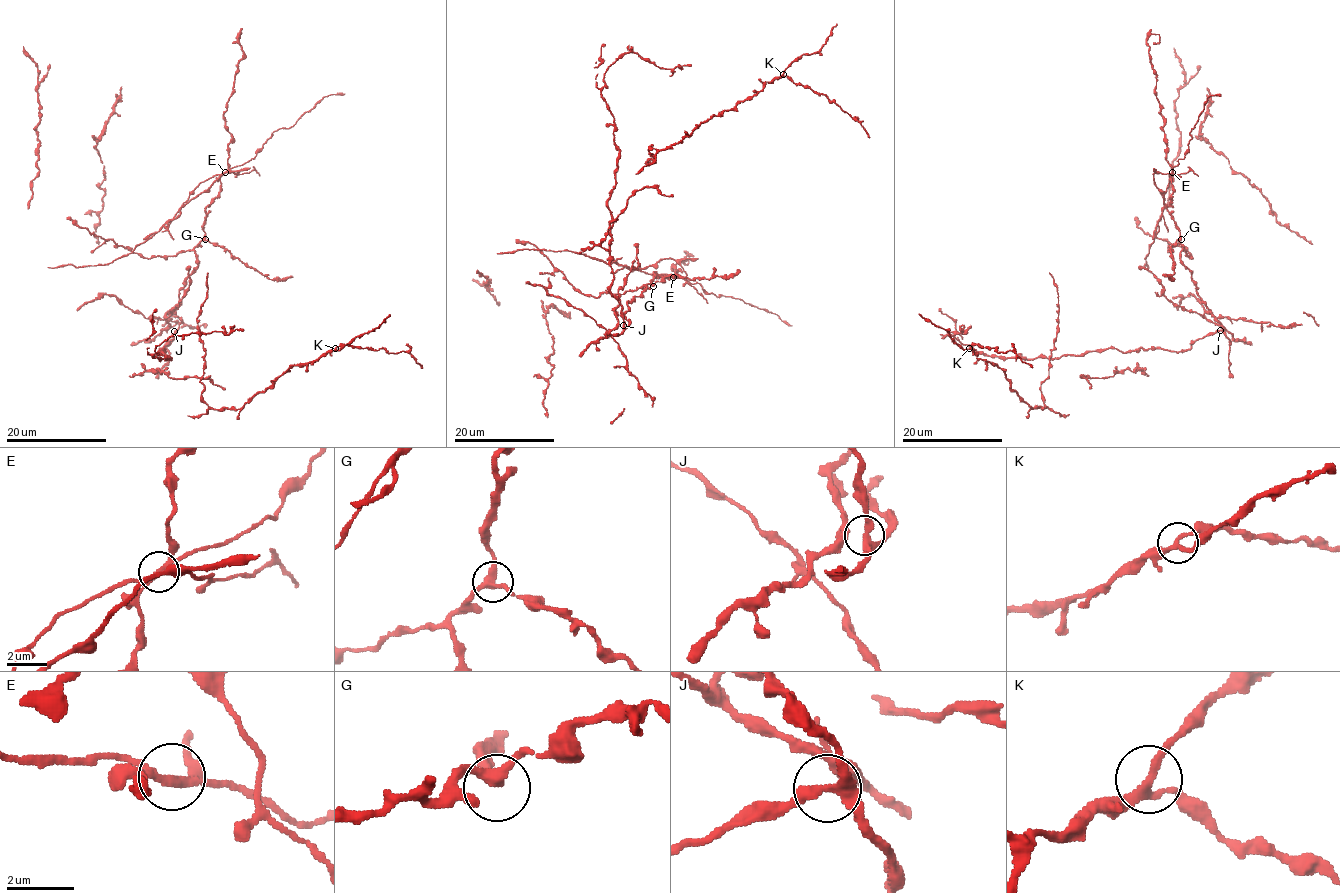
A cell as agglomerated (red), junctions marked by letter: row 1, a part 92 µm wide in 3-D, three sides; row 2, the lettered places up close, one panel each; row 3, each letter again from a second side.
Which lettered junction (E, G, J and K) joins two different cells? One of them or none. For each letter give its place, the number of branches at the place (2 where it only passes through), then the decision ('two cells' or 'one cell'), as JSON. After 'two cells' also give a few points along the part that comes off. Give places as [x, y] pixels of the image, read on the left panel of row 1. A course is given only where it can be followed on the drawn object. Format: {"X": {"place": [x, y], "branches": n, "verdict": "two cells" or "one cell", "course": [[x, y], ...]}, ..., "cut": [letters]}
{"E": {"place": [225, 172], "branches": 4, "verdict": "two cells", "course": [[225, 172], [202, 181], [189, 194], [179, 214], [125, 255], [103, 265], [47, 267]]}, "G": {"place": [205, 239], "branches": 3, "verdict": "one cell"}, "J": {"place": [174, 331], "branches": 4, "verdict": "one cell"}, "K": {"place": [335, 348], "branches": 3, "verdict": "one cell"}, "cut": ["E"]}

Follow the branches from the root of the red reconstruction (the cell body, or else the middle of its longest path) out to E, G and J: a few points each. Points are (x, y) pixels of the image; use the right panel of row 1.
E: (1214, 316), (1198, 294), (1191, 274), (1180, 259), (1180, 231), (1168, 210), (1173, 194), (1171, 173)
G: (1214, 316), (1198, 294), (1191, 274), (1180, 259), (1181, 239)
J: (1214, 316), (1221, 325), (1220, 330)

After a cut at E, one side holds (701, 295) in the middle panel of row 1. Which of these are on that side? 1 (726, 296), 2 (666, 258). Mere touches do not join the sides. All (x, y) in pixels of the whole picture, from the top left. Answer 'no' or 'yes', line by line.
1: yes
2: yes

